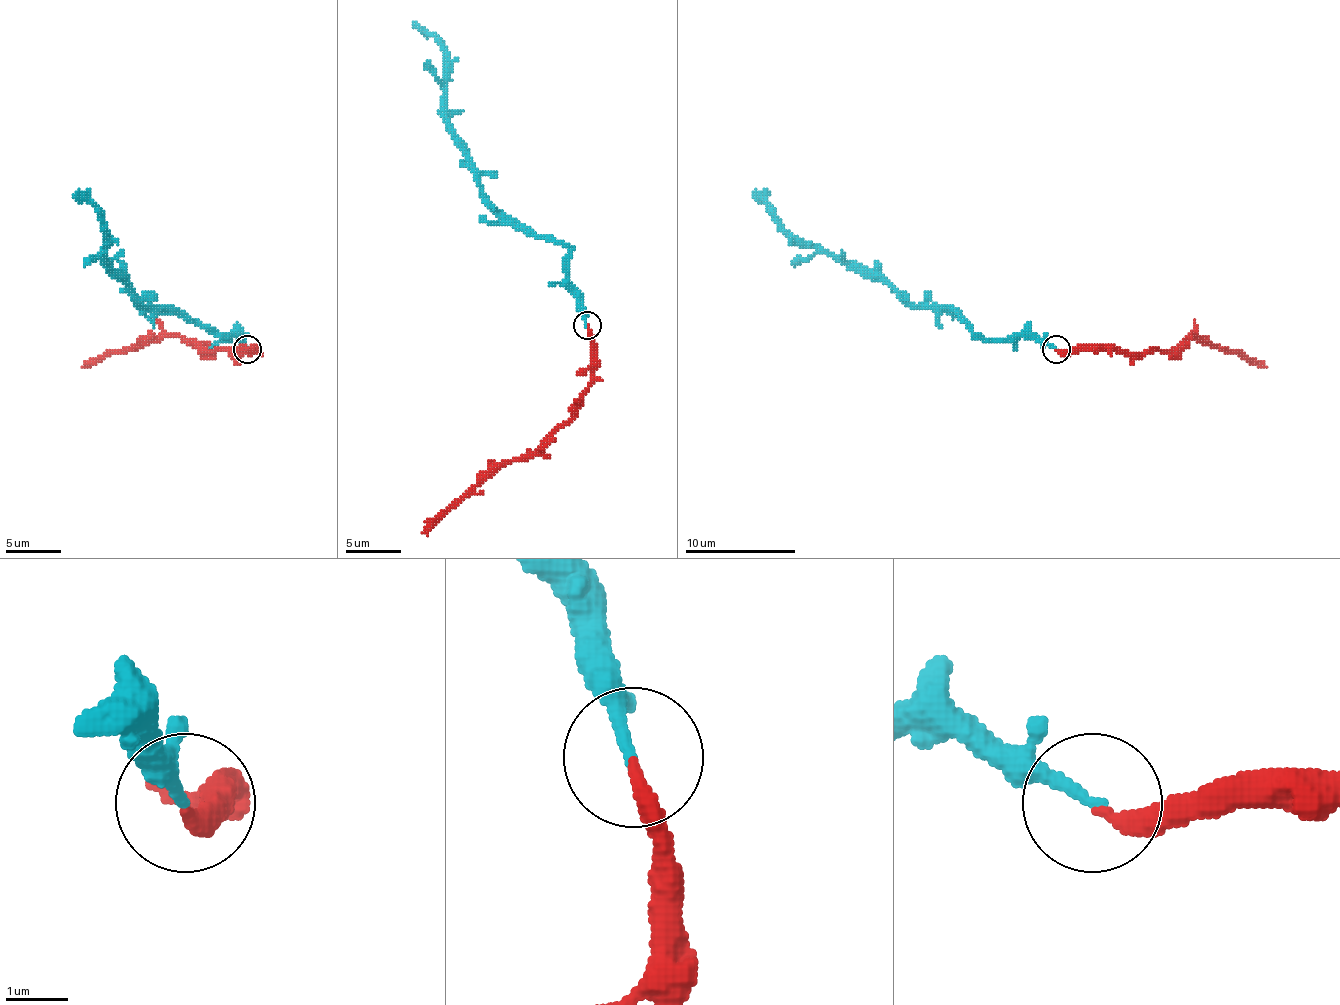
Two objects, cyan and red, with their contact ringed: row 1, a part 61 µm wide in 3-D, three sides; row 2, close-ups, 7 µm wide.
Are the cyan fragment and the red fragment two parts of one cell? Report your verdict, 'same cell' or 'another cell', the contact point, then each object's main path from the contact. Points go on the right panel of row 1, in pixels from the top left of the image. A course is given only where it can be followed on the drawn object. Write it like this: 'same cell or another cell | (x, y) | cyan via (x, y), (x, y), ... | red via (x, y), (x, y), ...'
same cell | (1056, 349) | cyan via (1055, 350), (1022, 336), (980, 336), (955, 314), (911, 306), (886, 283), (833, 256), (803, 247), (753, 195) | red via (1055, 350), (1116, 347), (1136, 353), (1175, 350), (1191, 336), (1205, 336), (1219, 347), (1238, 350), (1263, 367)

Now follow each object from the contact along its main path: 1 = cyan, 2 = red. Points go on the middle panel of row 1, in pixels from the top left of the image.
1: (588, 324), (569, 280), (569, 249), (513, 224), (485, 197), (446, 116), (444, 47), (413, 22)
2: (588, 324), (591, 385), (582, 405), (532, 452), (502, 460), (421, 532)

